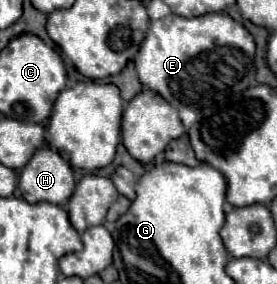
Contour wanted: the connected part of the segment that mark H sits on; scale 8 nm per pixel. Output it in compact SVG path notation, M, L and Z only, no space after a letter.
M41 148L41 150L37 150L37 154L33 154L33 158L29 160L29 164L19 174L19 188L21 188L23 198L27 202L53 202L57 206L65 206L67 200L69 200L69 196L73 194L73 188L75 188L73 170L57 154L57 150L53 150L53 148Z

